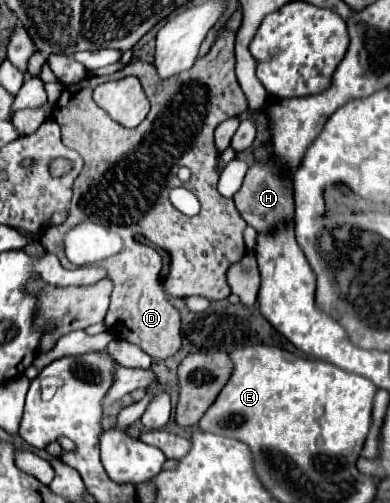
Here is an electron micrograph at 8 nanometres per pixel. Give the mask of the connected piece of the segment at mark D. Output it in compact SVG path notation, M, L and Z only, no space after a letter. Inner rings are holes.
M224 31L190 71L184 71L174 79L160 81L154 65L134 61L114 75L86 77L80 83L64 87L54 105L54 121L58 121L62 129L62 141L66 147L80 153L84 167L74 181L68 219L62 227L48 227L40 243L50 253L58 255L64 267L70 267L64 259L62 239L64 233L80 221L86 219L104 225L122 237L124 249L98 265L106 269L108 279L114 283L104 325L106 331L116 335L116 339L138 345L152 359L168 359L182 345L180 313L168 299L164 299L160 283L162 257L152 245L162 247L170 255L170 273L164 281L168 295L202 295L210 301L226 299L230 295L226 271L230 263L238 261L246 253L242 239L246 221L238 215L234 201L222 197L216 189L220 177L216 163L220 155L214 147L214 129L222 121L236 117L246 109L248 101L234 75L232 31ZM126 75L140 79L152 107L144 123L136 129L126 129L112 121L104 109L94 107L92 99L92 91L98 83ZM180 167L188 167L192 173L186 183L178 179ZM172 187L190 189L200 201L200 213L184 217L168 199Z

